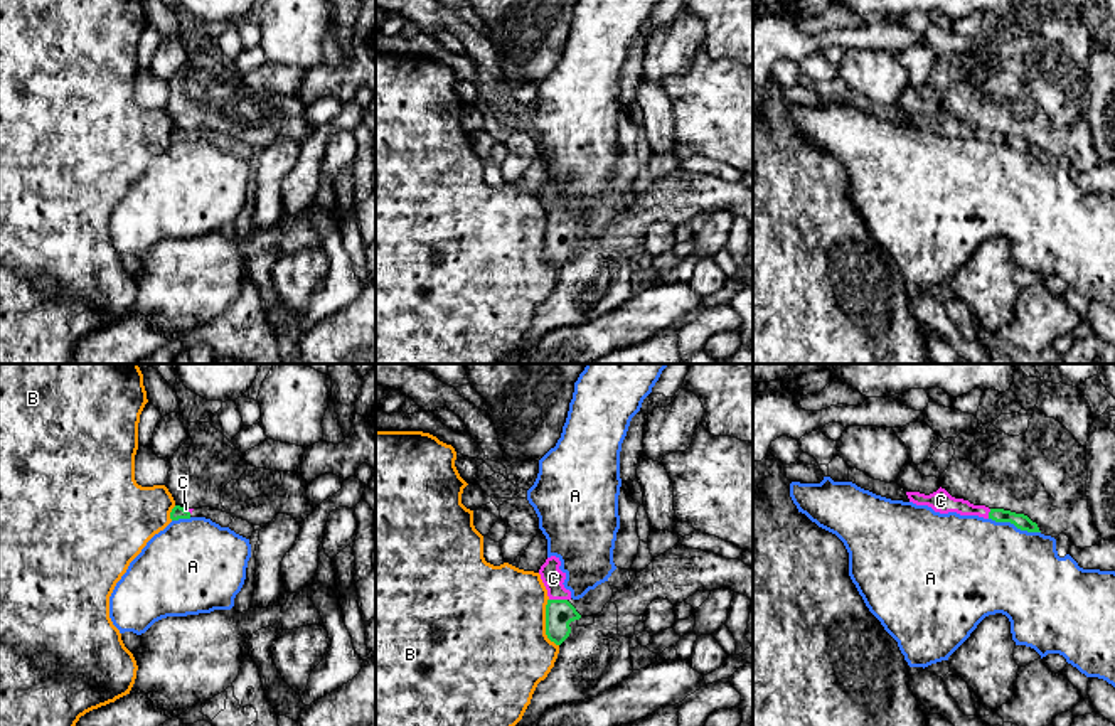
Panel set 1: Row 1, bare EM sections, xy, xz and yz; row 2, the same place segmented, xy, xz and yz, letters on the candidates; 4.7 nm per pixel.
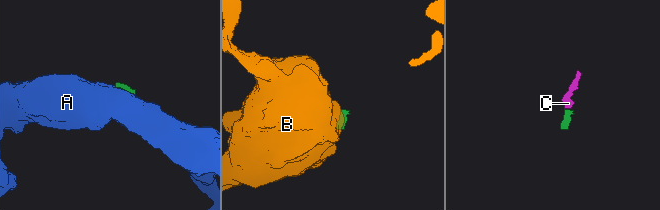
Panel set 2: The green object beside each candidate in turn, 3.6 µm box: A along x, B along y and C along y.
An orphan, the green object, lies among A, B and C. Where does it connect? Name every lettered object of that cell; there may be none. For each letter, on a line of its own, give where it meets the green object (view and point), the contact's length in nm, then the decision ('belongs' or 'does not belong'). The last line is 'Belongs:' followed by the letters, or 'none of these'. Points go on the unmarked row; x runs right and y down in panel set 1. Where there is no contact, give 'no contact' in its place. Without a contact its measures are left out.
A: yz (1014, 147) | 260 nm | does not belong
B: xz (546, 246) | 240 nm | does not belong
C: xz (558, 223) | 90 nm | belongs
Belongs: C

